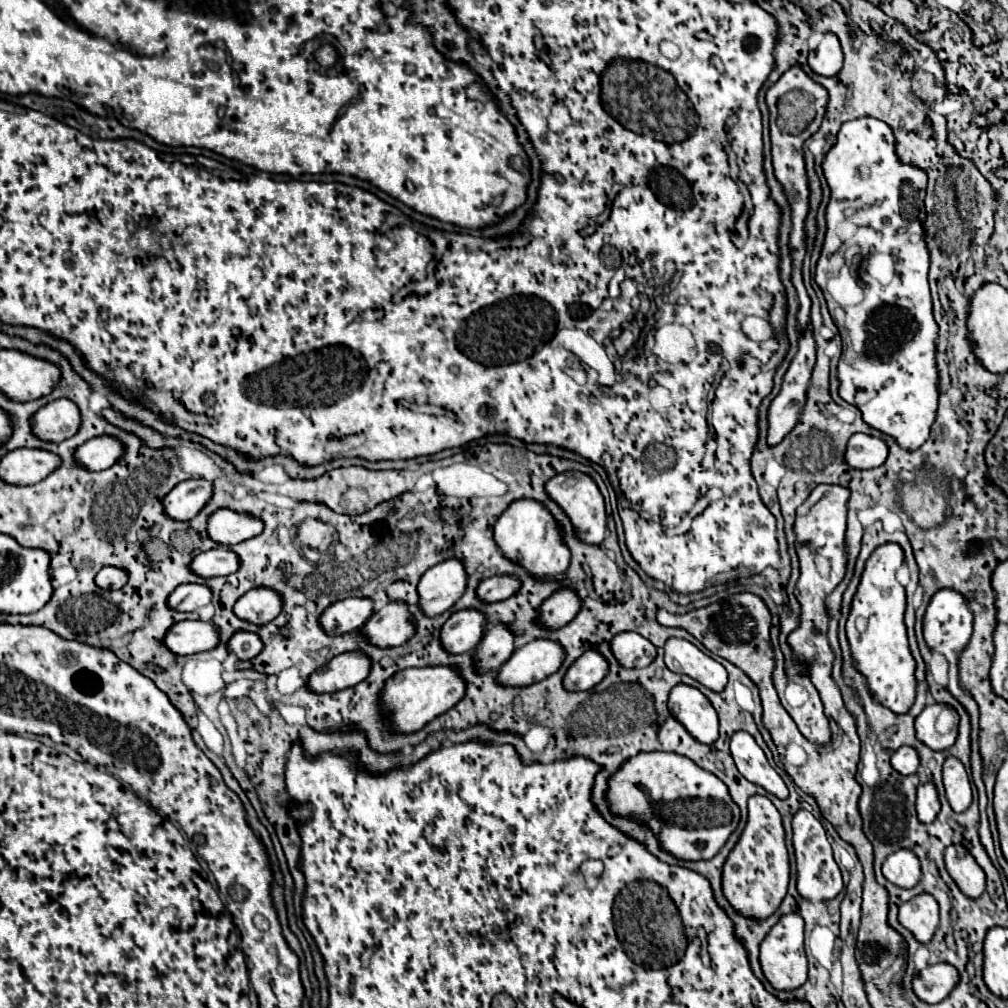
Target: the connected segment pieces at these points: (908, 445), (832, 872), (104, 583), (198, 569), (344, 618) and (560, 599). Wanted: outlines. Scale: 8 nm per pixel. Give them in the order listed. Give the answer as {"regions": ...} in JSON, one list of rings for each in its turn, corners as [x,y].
{"regions":[[[[860,117],[860,119],[854,119],[854,121],[848,121],[848,123],[842,123],[840,131],[838,131],[838,143],[828,151],[826,159],[824,159],[824,175],[826,175],[826,181],[832,189],[832,197],[830,197],[830,203],[828,203],[828,209],[826,209],[826,219],[828,219],[828,233],[826,233],[826,239],[824,239],[824,249],[822,249],[822,261],[818,261],[818,283],[826,295],[826,301],[828,301],[828,309],[830,309],[830,315],[834,319],[836,325],[840,325],[840,305],[832,299],[832,295],[826,291],[826,281],[828,281],[828,275],[830,269],[840,269],[844,267],[844,241],[840,237],[840,229],[844,223],[850,223],[854,227],[872,227],[876,231],[876,237],[872,239],[872,247],[874,251],[888,251],[894,255],[896,259],[896,277],[892,277],[892,281],[888,285],[884,285],[882,289],[878,289],[878,293],[872,293],[872,299],[866,299],[862,301],[860,305],[856,307],[844,307],[844,319],[842,319],[842,345],[844,345],[844,351],[842,351],[842,359],[838,363],[838,379],[840,379],[840,397],[852,405],[856,405],[860,411],[862,411],[862,417],[864,421],[886,433],[886,435],[892,435],[896,439],[896,443],[908,451],[914,451],[918,449],[920,445],[924,445],[924,441],[928,441],[928,433],[932,429],[932,421],[936,421],[936,409],[938,409],[938,383],[940,383],[940,371],[936,369],[936,337],[938,337],[938,325],[932,317],[932,295],[930,295],[930,285],[928,285],[928,269],[930,269],[930,257],[928,257],[928,249],[926,249],[926,241],[924,241],[924,217],[926,217],[926,209],[924,209],[924,195],[926,195],[926,181],[928,181],[928,175],[924,173],[924,169],[916,169],[916,165],[908,165],[904,161],[900,161],[900,157],[896,157],[896,137],[892,133],[892,127],[880,119],[874,119],[874,117]]],[[[800,811],[794,815],[794,849],[796,849],[796,857],[798,857],[798,865],[800,865],[798,883],[800,883],[802,897],[806,897],[810,901],[834,899],[844,887],[842,871],[840,871],[838,863],[834,861],[832,845],[828,841],[824,825],[810,811]]],[[[112,565],[102,567],[100,573],[96,575],[96,585],[100,585],[102,589],[120,589],[128,583],[128,573],[124,573],[124,569],[116,569]]],[[[220,545],[212,551],[200,553],[192,561],[192,571],[204,579],[236,573],[238,567],[240,567],[240,557],[236,557],[236,553],[228,545]]],[[[348,597],[332,603],[320,617],[320,625],[330,635],[342,635],[360,629],[374,611],[370,597]]],[[[564,585],[542,603],[540,621],[550,629],[562,627],[576,617],[576,613],[580,611],[580,605],[582,605],[582,599],[576,593],[576,589]]]]}

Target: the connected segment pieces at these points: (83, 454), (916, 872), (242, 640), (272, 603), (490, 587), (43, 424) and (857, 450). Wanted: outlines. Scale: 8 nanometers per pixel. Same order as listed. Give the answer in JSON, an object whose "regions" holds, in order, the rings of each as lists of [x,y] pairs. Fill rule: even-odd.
{"regions":[[[[112,435],[94,437],[76,449],[76,461],[90,471],[108,469],[120,457],[124,457],[124,443]]],[[[898,849],[884,861],[882,873],[898,887],[914,887],[922,877],[920,859],[916,857],[916,853],[912,853],[912,849]]],[[[240,631],[240,633],[234,633],[234,637],[228,643],[228,649],[238,659],[252,659],[252,657],[256,657],[264,649],[264,643],[262,643],[262,639],[256,633]]],[[[260,587],[260,589],[250,589],[240,597],[234,605],[234,613],[240,619],[252,621],[256,625],[264,625],[274,617],[278,617],[282,605],[284,605],[284,599],[278,591]]],[[[498,575],[498,577],[490,577],[484,579],[478,587],[478,597],[482,601],[504,601],[508,597],[512,597],[518,589],[520,589],[520,579],[512,577],[512,575]]],[[[56,399],[42,407],[32,421],[32,431],[44,441],[64,441],[72,437],[82,425],[80,409],[74,401]]],[[[856,433],[848,441],[846,463],[854,469],[874,469],[888,459],[888,445],[874,435]]]]}

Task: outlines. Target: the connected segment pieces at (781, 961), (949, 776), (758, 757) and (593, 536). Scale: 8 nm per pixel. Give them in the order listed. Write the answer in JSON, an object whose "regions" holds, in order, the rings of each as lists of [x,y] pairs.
{"regions":[[[[796,913],[782,915],[778,923],[770,929],[760,945],[760,963],[766,979],[772,983],[774,989],[796,989],[806,983],[808,979],[808,959],[804,951],[804,919]]],[[[946,757],[944,769],[944,787],[946,787],[946,797],[952,805],[952,809],[956,813],[966,811],[972,803],[972,787],[970,787],[970,777],[964,769],[964,765],[960,763],[960,759],[956,757]]],[[[736,731],[730,741],[730,753],[734,757],[734,763],[738,771],[752,783],[762,785],[768,793],[786,799],[788,787],[784,779],[778,775],[778,771],[768,763],[762,747],[756,743],[756,739],[748,731]]],[[[566,471],[566,473],[560,473],[556,477],[552,477],[548,483],[546,483],[546,491],[548,495],[568,513],[568,517],[572,519],[576,531],[578,531],[578,537],[586,543],[602,543],[604,537],[606,537],[606,507],[604,507],[604,497],[596,485],[596,481],[586,475],[586,473],[580,473],[580,471]]]]}

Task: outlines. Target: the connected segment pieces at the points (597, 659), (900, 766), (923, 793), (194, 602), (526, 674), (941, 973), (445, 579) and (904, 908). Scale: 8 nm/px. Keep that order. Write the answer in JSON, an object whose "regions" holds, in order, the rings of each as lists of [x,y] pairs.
{"regions":[[[[590,649],[570,665],[564,677],[564,687],[568,691],[588,691],[594,689],[606,675],[608,675],[608,661],[604,661],[602,653]]],[[[906,745],[906,747],[900,747],[900,749],[892,755],[890,763],[892,763],[892,767],[894,767],[896,771],[900,771],[902,775],[912,775],[912,773],[916,773],[918,767],[920,767],[920,755],[916,753],[916,749],[912,749],[912,747]]],[[[924,779],[924,781],[918,785],[916,811],[918,811],[918,819],[920,819],[922,823],[934,821],[936,815],[940,813],[940,799],[938,799],[936,785],[932,785],[932,781],[928,781],[928,779]]],[[[200,583],[178,585],[168,597],[168,605],[176,611],[196,611],[198,607],[208,605],[210,601],[212,601],[212,591]]],[[[534,639],[512,653],[496,679],[510,687],[524,687],[556,673],[564,661],[564,649],[554,639]]],[[[936,963],[914,977],[914,993],[926,1003],[944,1001],[960,983],[960,973],[948,963]]],[[[448,559],[434,565],[422,575],[418,583],[422,611],[434,617],[452,609],[452,605],[464,595],[466,583],[468,573],[462,561]]],[[[920,893],[900,905],[900,923],[914,933],[920,943],[928,943],[940,923],[940,907],[930,893]]]]}

